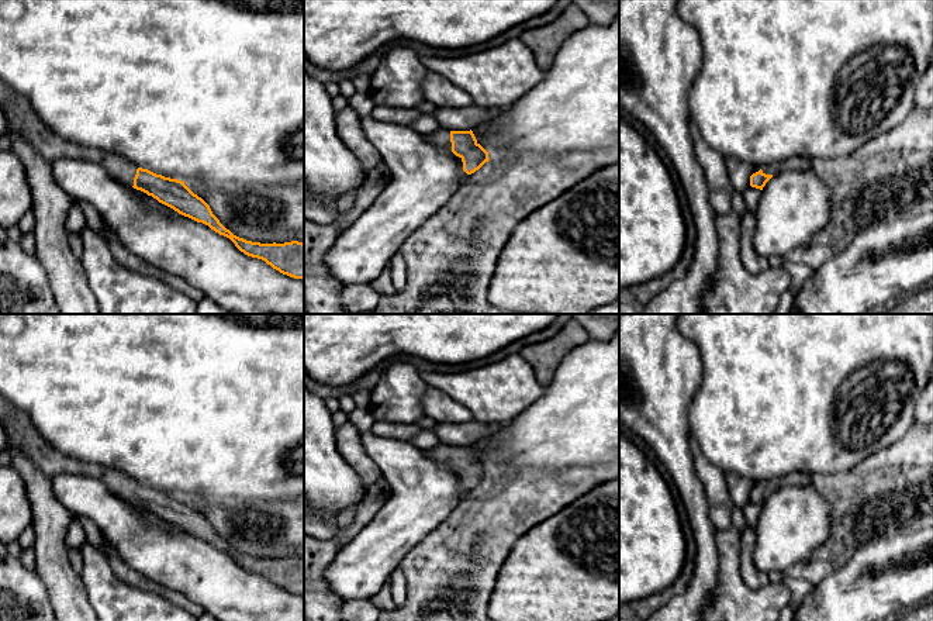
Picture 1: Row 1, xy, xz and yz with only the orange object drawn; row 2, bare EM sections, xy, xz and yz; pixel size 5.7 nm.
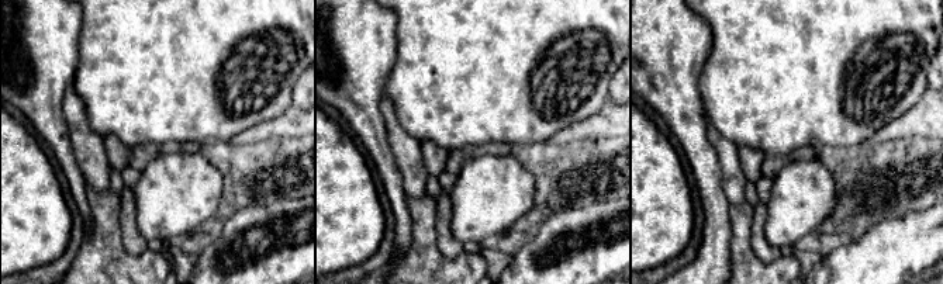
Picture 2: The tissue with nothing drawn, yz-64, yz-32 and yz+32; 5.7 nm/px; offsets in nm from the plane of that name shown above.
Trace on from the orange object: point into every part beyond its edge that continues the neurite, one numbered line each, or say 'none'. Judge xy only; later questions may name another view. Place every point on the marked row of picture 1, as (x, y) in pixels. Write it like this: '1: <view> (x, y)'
1: xy (24, 121)

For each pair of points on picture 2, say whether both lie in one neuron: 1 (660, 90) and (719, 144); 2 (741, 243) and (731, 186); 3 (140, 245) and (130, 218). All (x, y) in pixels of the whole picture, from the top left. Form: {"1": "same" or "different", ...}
{"1": "different", "2": "different", "3": "same"}

